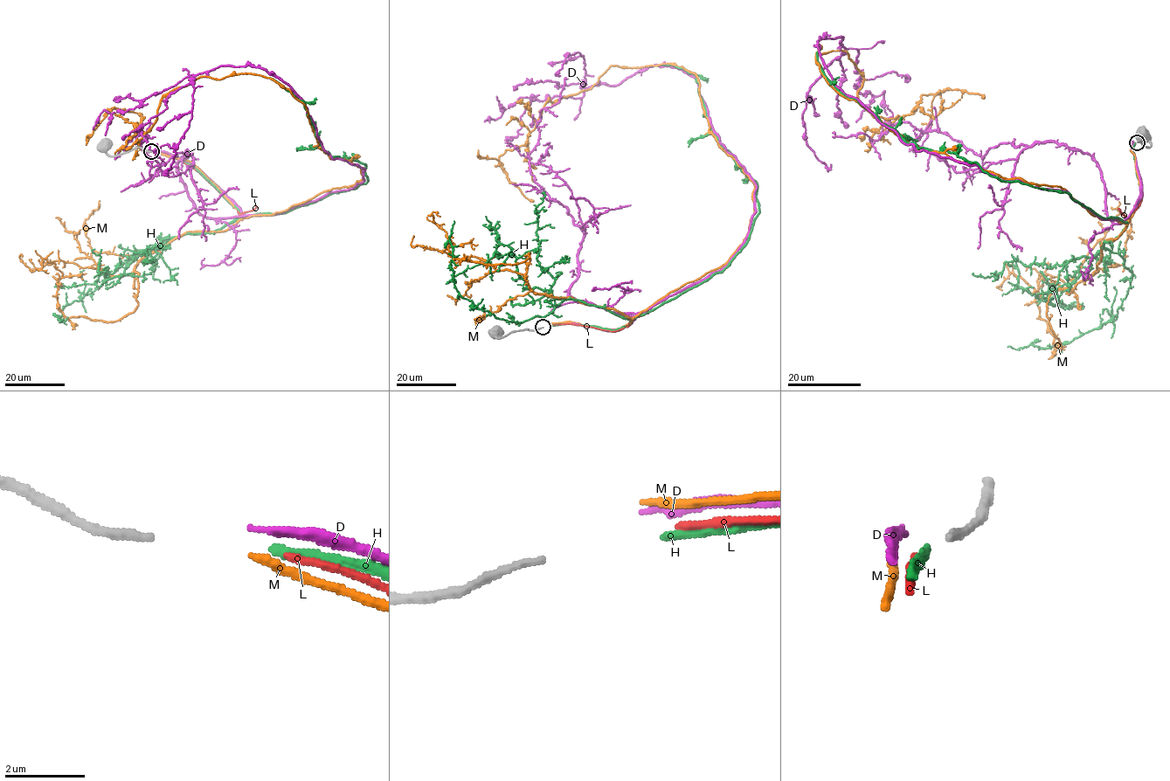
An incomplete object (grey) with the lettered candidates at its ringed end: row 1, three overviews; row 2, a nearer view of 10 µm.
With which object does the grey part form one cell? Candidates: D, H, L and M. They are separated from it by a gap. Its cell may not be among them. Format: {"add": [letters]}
{"add": ["H"]}

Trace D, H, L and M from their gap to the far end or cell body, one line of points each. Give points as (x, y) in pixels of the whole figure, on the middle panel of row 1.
D: (550, 324), (618, 330), (723, 268), (756, 184), (675, 67), (484, 122)
H: (551, 325), (625, 326), (721, 272), (747, 241), (758, 213), (757, 183), (712, 133), (696, 77), (661, 64)
L: (552, 325), (571, 323), (612, 331), (620, 330), (632, 319), (647, 311)
M: (550, 323), (615, 330), (721, 267), (754, 183), (694, 73), (611, 65), (499, 157), (534, 202)

